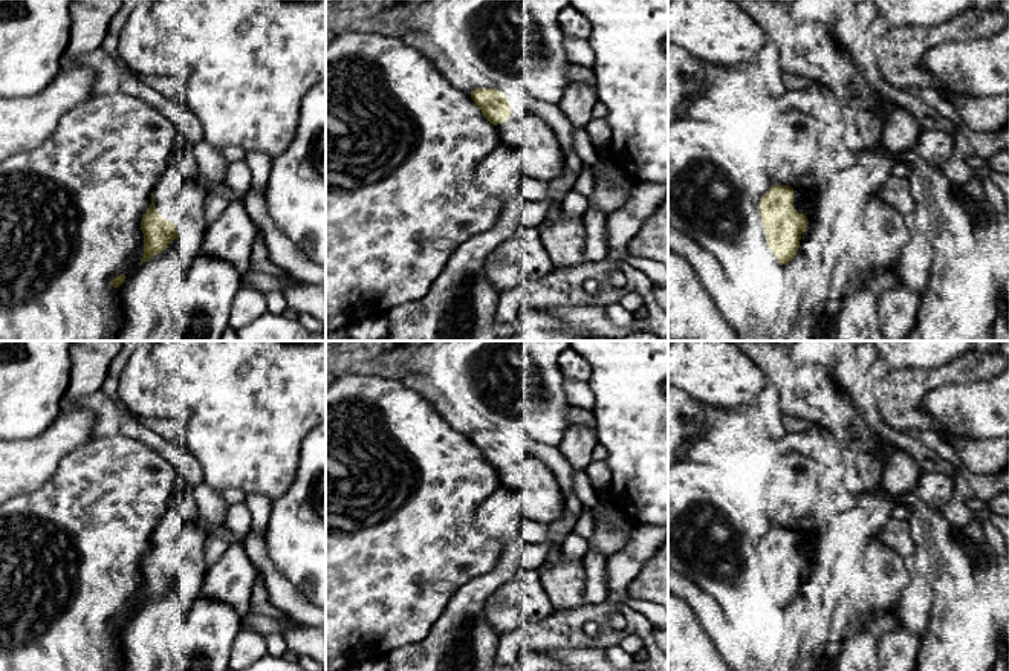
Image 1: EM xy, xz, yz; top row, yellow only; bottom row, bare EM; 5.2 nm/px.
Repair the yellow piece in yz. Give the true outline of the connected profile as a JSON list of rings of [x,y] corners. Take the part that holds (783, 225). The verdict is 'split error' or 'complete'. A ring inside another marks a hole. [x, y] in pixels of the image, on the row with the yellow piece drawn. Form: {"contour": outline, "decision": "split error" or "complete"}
{"contour": [[[812,183],[801,196],[798,188],[774,185],[760,199],[760,216],[766,234],[766,243],[774,251],[777,260],[786,264],[796,255],[801,234],[809,222],[801,212],[801,203]]], "decision": "split error"}

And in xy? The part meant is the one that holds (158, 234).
{"contour": [[[167,168],[141,222],[144,257],[139,266],[164,252],[188,228],[206,225],[200,216],[205,196],[206,188],[199,176],[187,179],[177,168]]], "decision": "split error"}

